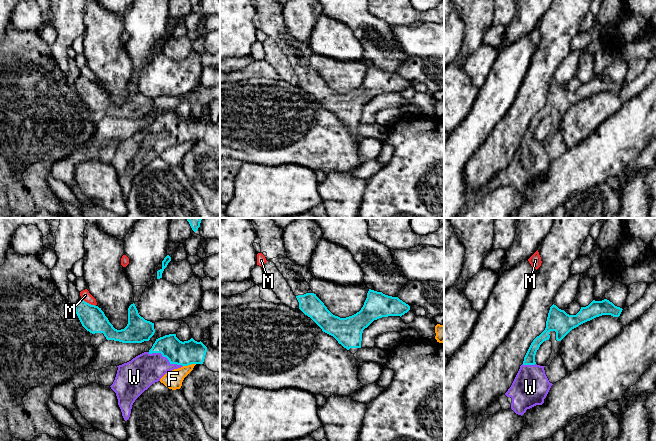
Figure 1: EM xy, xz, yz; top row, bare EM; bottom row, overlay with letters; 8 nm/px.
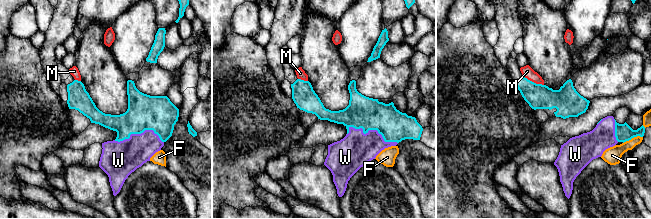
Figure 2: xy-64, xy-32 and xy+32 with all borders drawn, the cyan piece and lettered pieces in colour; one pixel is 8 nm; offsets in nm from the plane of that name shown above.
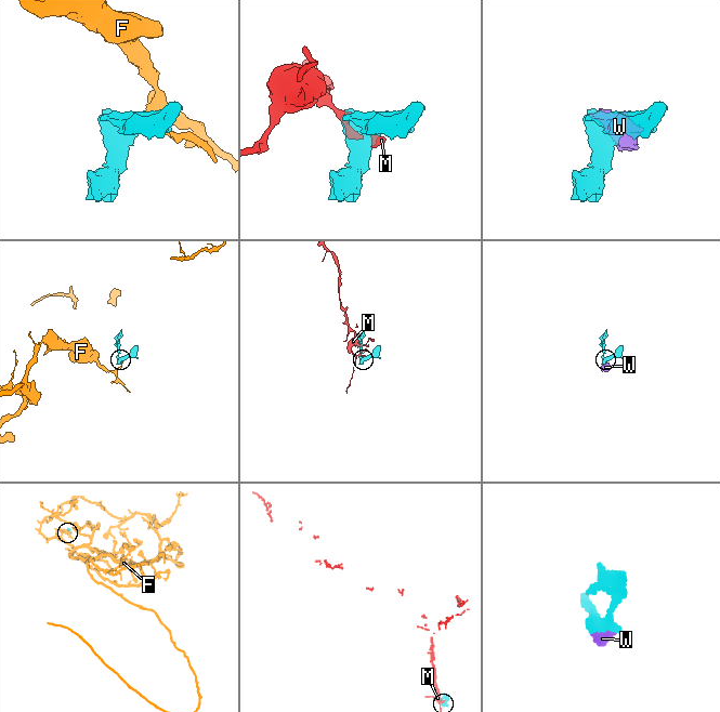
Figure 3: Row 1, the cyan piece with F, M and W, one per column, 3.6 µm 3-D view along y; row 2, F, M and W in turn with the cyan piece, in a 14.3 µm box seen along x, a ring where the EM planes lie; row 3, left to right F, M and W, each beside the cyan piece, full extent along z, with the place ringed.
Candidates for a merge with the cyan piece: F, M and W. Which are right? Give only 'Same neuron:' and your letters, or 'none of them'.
Same neuron: W

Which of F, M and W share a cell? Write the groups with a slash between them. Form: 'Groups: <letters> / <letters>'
Groups: F / M / W

